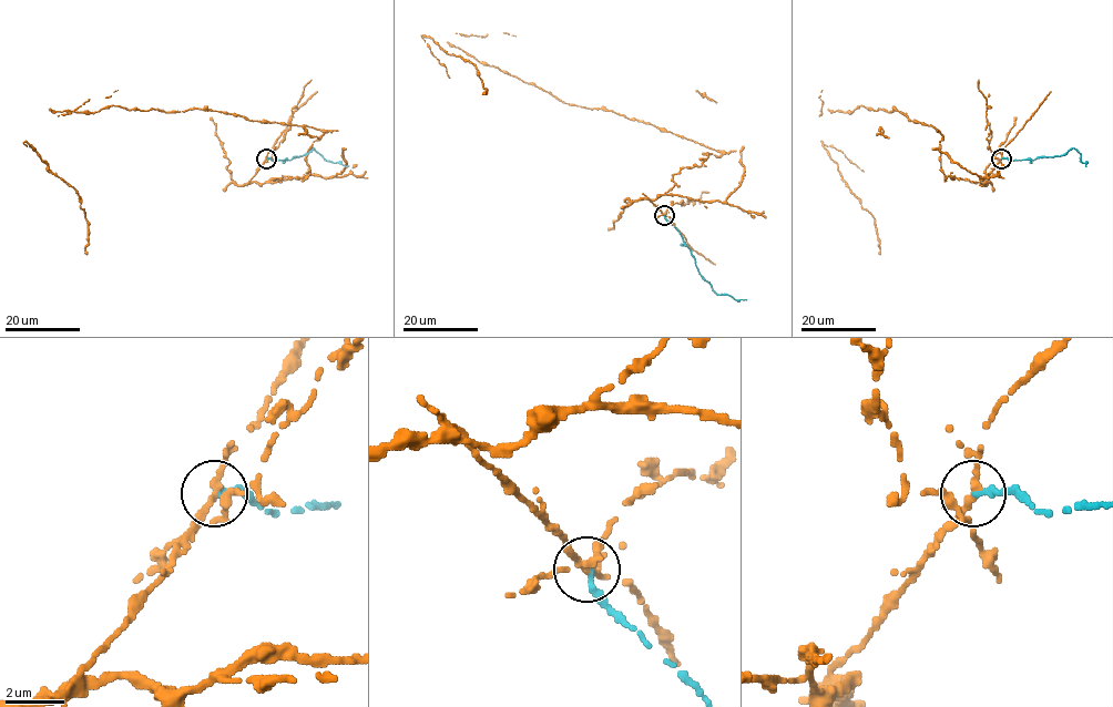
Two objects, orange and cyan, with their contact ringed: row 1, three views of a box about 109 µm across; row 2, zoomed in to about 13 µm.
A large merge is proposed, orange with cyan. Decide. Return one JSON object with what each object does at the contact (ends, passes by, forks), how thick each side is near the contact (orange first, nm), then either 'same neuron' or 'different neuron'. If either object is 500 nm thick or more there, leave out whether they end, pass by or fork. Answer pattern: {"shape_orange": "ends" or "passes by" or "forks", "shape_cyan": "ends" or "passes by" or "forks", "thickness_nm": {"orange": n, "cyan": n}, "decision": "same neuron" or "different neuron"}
{"shape_orange": "forks", "shape_cyan": "ends", "thickness_nm": {"orange": 200, "cyan": 260}, "decision": "different neuron"}

